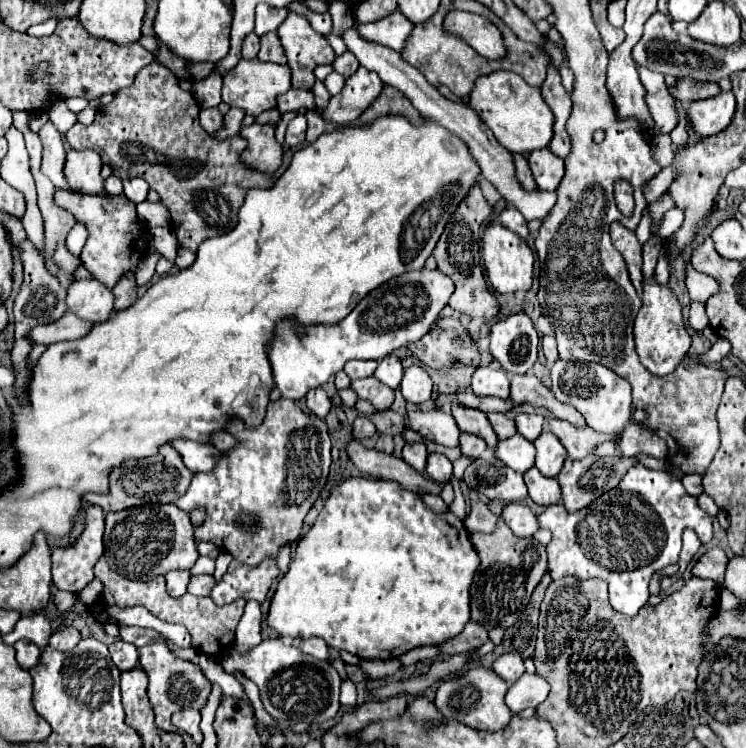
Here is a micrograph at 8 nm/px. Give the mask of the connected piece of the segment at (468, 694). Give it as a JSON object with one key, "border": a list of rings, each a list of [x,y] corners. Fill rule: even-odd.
{"border":[[[472,667],[472,669],[466,669],[446,681],[442,681],[442,685],[436,691],[434,705],[438,707],[438,711],[444,717],[462,721],[464,725],[468,725],[472,729],[500,731],[508,725],[508,721],[512,717],[512,711],[508,711],[508,707],[504,703],[506,691],[508,691],[508,683],[504,679],[500,679],[492,669]]]}

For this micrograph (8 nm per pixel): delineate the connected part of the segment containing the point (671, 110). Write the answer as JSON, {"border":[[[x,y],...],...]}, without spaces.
{"border":[[[638,69],[642,85],[646,87],[646,103],[654,119],[654,133],[670,133],[678,125],[678,111],[674,107],[674,97],[670,97],[666,81],[660,73],[648,69]]]}

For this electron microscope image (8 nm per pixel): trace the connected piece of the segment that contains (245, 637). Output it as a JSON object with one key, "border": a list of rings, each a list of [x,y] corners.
{"border":[[[248,601],[244,615],[236,627],[236,651],[246,653],[262,641],[260,625],[262,625],[260,605],[256,601]]]}

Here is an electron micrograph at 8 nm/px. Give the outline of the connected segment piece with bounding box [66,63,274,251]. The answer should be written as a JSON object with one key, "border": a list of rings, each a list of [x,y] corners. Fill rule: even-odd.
{"border":[[[150,63],[136,73],[136,79],[130,87],[118,91],[106,107],[100,107],[96,111],[96,119],[92,125],[86,127],[82,123],[76,123],[66,133],[66,139],[74,149],[96,151],[104,159],[104,163],[112,167],[116,177],[120,179],[144,177],[150,183],[150,187],[158,191],[162,203],[168,207],[172,215],[172,229],[178,237],[178,243],[190,251],[196,251],[202,241],[226,235],[236,227],[238,209],[244,203],[244,195],[250,187],[254,187],[254,181],[250,177],[268,177],[268,187],[274,183],[272,175],[258,173],[242,163],[240,155],[248,145],[246,139],[242,139],[240,135],[228,137],[224,141],[212,139],[200,127],[198,113],[200,113],[200,103],[194,99],[192,93],[180,89],[178,79],[172,75],[172,71],[160,63]]]}

